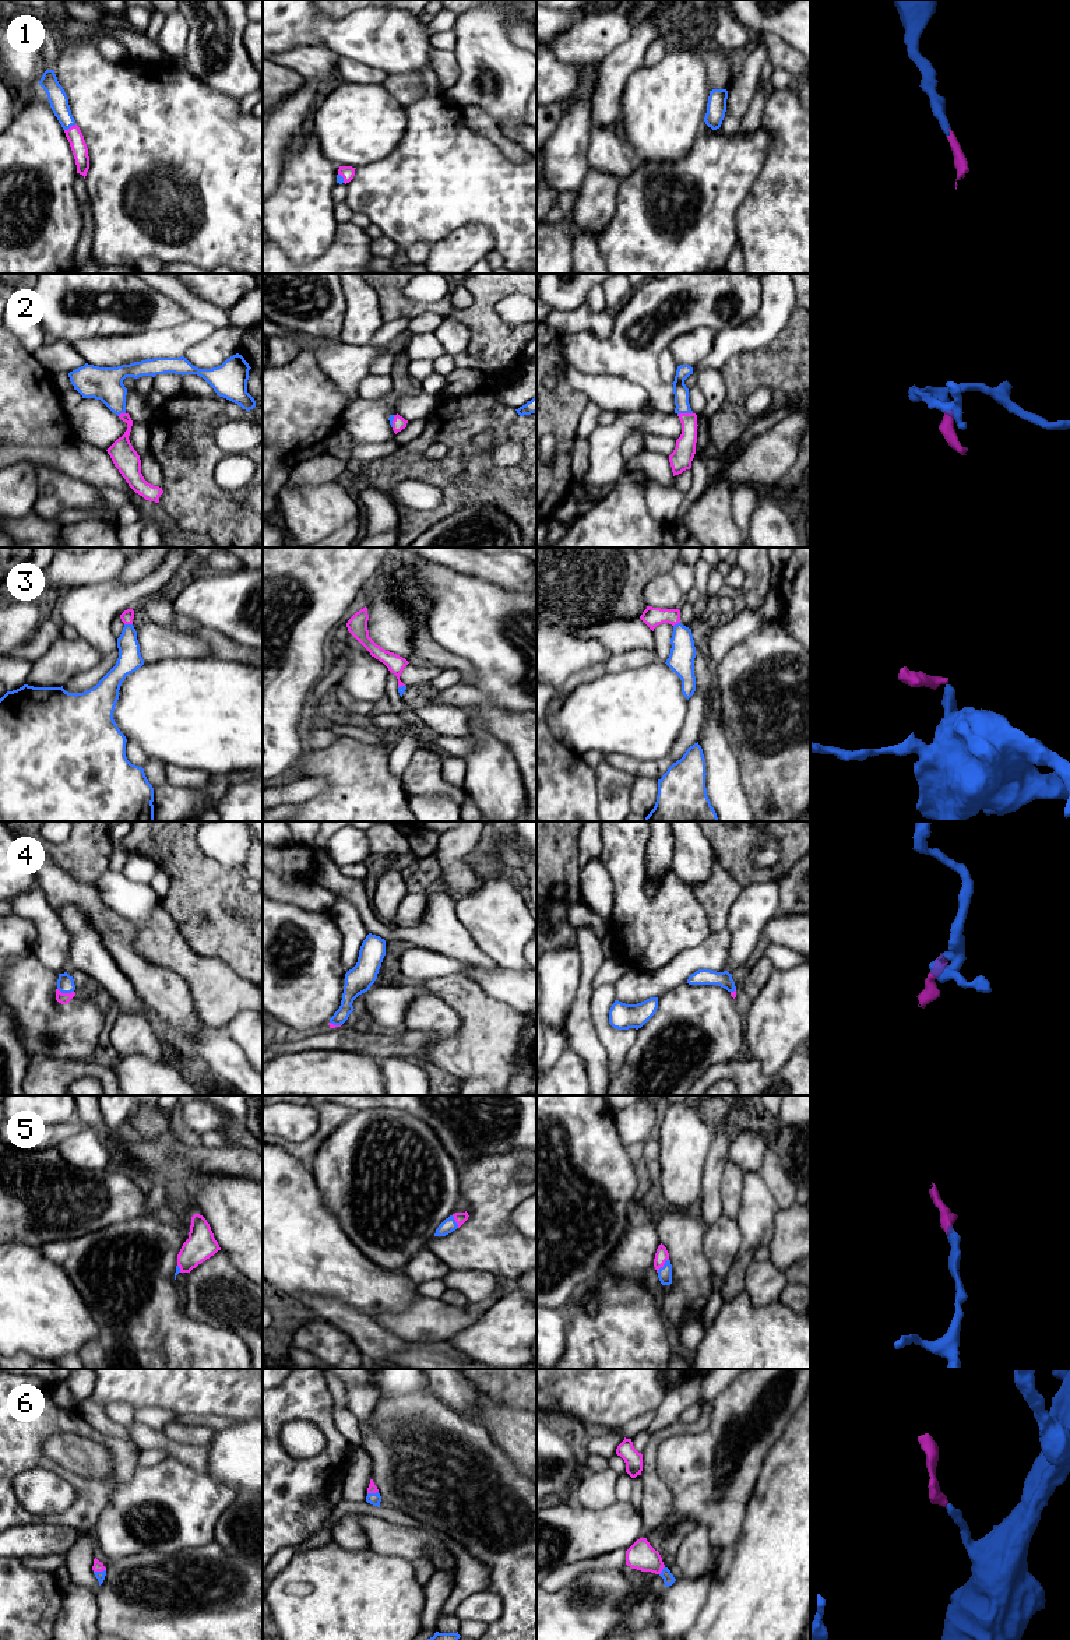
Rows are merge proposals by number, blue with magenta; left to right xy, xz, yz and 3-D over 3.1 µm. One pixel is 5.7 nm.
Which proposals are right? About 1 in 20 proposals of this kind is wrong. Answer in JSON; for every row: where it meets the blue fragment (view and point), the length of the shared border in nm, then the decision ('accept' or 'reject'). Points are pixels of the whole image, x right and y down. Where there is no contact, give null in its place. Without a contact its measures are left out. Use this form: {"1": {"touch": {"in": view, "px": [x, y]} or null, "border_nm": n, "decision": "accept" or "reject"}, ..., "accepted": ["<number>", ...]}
{"1": {"touch": {"in": "xy", "px": [70, 126]}, "border_nm": 80, "decision": "accept"}, "2": {"touch": {"in": "yz", "px": [685, 412]}, "border_nm": 90, "decision": "accept"}, "3": {"touch": {"in": "xy", "px": [129, 625]}, "border_nm": 50, "decision": "accept"}, "4": {"touch": {"in": "xy", "px": [66, 992]}, "border_nm": 100, "decision": "accept"}, "5": {"touch": {"in": "yz", "px": [664, 1266]}, "border_nm": 100, "decision": "accept"}, "6": {"touch": {"in": "yz", "px": [662, 1570]}, "border_nm": 60, "decision": "accept"}, "accepted": ["1", "2", "3", "4", "5", "6"]}

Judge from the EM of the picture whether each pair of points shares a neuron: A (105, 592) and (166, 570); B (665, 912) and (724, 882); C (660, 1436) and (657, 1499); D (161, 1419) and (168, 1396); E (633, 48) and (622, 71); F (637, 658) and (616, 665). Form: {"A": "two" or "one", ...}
{"A": "one", "B": "two", "C": "one", "D": "two", "E": "one", "F": "one"}

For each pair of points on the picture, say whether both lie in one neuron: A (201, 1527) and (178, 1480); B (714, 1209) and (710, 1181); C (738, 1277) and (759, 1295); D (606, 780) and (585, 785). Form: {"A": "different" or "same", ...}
{"A": "same", "B": "same", "C": "different", "D": "different"}

